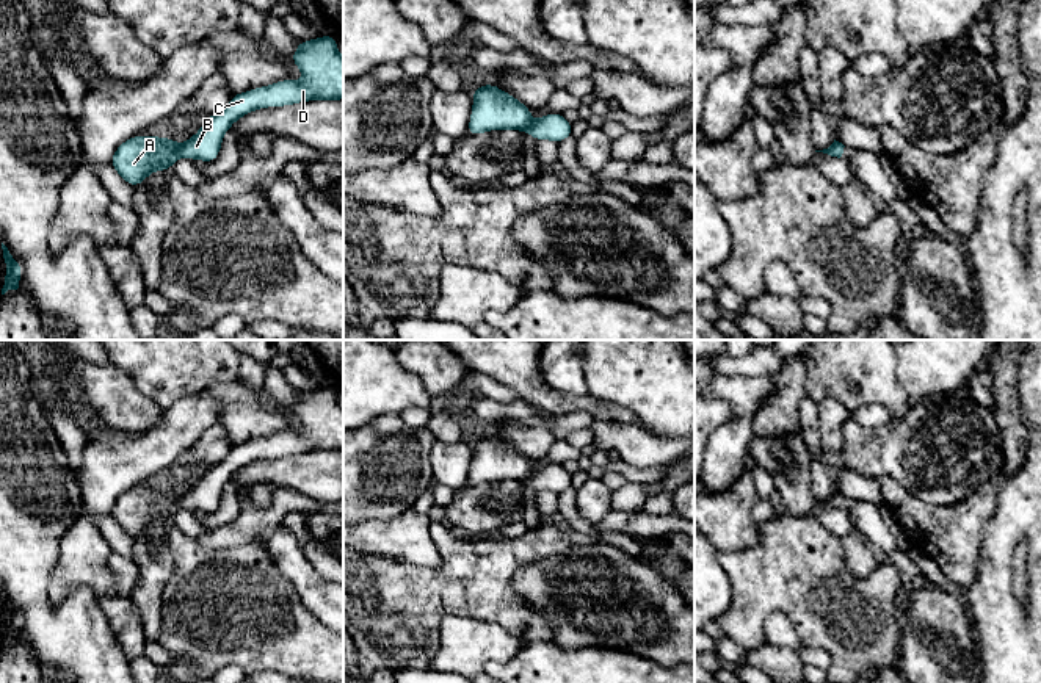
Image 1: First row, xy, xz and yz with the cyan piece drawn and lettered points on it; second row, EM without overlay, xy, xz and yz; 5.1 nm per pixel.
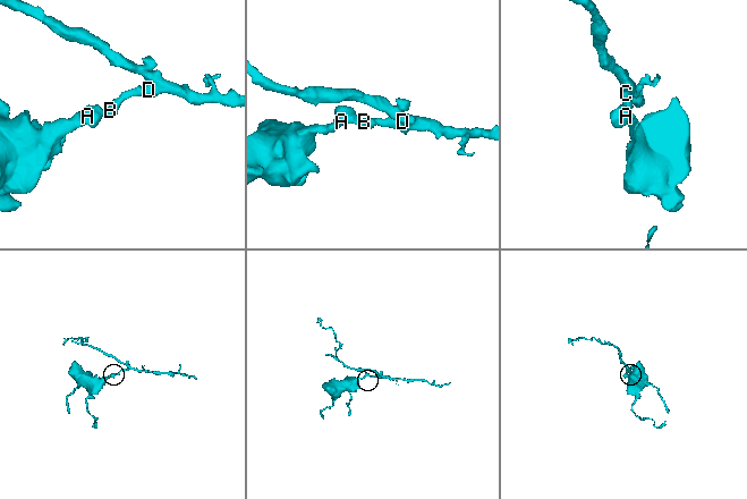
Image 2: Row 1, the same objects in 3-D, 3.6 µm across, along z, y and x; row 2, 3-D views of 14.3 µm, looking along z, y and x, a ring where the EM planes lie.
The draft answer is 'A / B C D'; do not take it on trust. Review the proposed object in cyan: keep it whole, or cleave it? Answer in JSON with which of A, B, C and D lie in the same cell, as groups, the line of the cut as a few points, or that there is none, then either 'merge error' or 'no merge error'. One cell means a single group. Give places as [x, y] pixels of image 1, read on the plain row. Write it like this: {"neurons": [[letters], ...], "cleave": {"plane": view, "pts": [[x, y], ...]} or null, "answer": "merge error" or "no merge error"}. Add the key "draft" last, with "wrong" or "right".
{"neurons": [["A"], ["B", "C", "D"]], "cleave": {"plane": "xy", "pts": [[179, 497], [181, 506]]}, "answer": "merge error", "draft": "right"}

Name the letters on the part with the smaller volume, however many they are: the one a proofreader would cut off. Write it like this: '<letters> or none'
B, C, D

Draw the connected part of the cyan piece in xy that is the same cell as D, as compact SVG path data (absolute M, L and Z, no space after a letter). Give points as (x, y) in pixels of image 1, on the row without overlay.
M326 385L312 392L299 392L298 401L290 409L303 423L303 434L287 429L234 445L224 461L207 467L199 482L180 497L180 508L215 512L229 478L254 461L309 451L343 450L343 409L337 403L337 390L334 387Z

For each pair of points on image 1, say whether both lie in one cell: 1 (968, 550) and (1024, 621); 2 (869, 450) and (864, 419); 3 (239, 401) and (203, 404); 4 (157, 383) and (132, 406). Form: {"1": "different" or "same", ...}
{"1": "different", "2": "different", "3": "different", "4": "different"}

